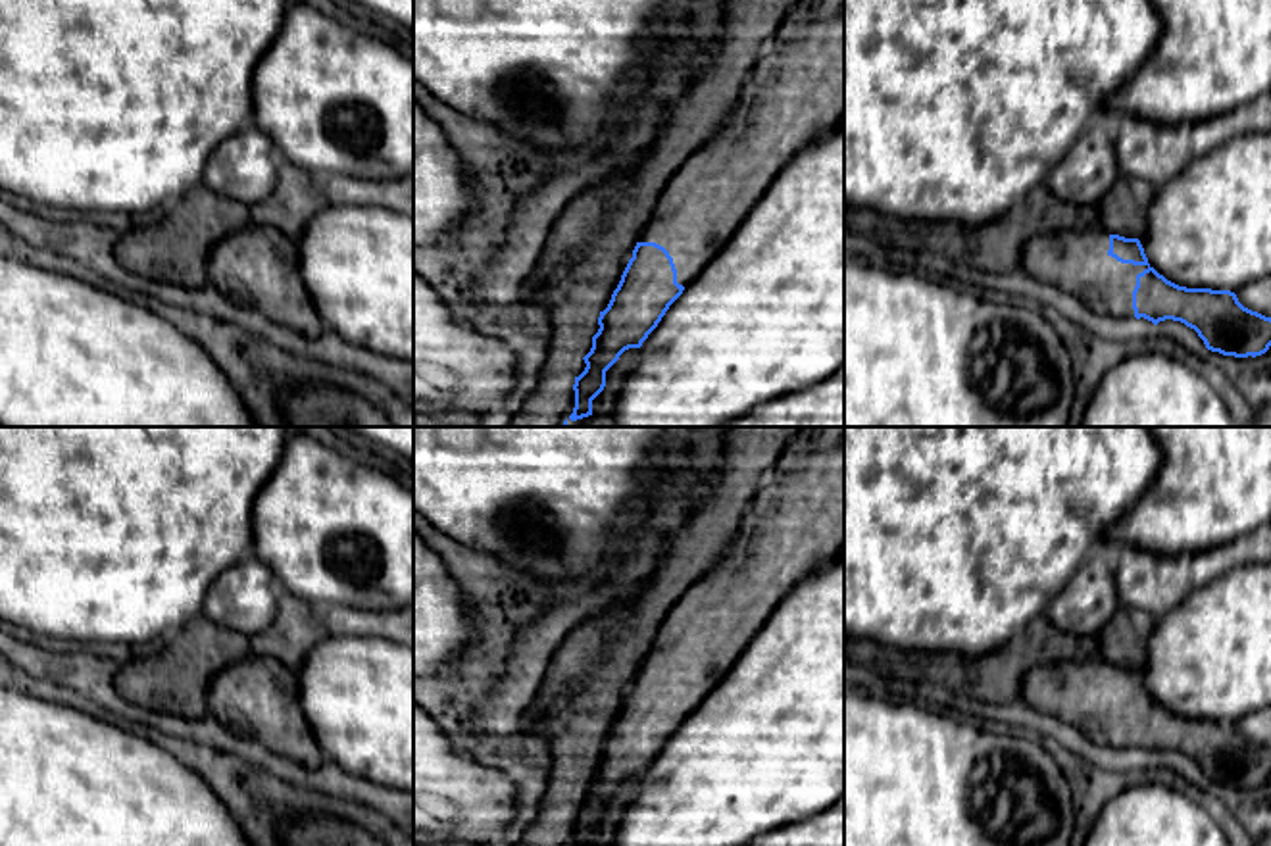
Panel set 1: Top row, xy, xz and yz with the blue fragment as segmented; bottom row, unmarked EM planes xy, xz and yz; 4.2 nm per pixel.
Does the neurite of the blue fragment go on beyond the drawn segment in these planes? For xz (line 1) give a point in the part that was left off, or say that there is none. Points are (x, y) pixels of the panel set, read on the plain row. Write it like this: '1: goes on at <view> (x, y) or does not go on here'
1: goes on at xz (795, 522)

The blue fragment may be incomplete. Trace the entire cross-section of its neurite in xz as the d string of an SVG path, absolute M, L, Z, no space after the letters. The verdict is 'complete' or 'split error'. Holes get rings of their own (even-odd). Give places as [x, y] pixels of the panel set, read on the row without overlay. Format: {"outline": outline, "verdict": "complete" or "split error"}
{"outline": "M802 427L752 498L721 561L675 602L660 625L608 738L600 742L600 759L592 767L590 783L583 788L586 798L575 808L571 846L592 846L592 831L606 817L606 802L625 781L642 777L685 717L725 679L781 600L821 561L835 558L842 546L844 427Z", "verdict": "split error"}

